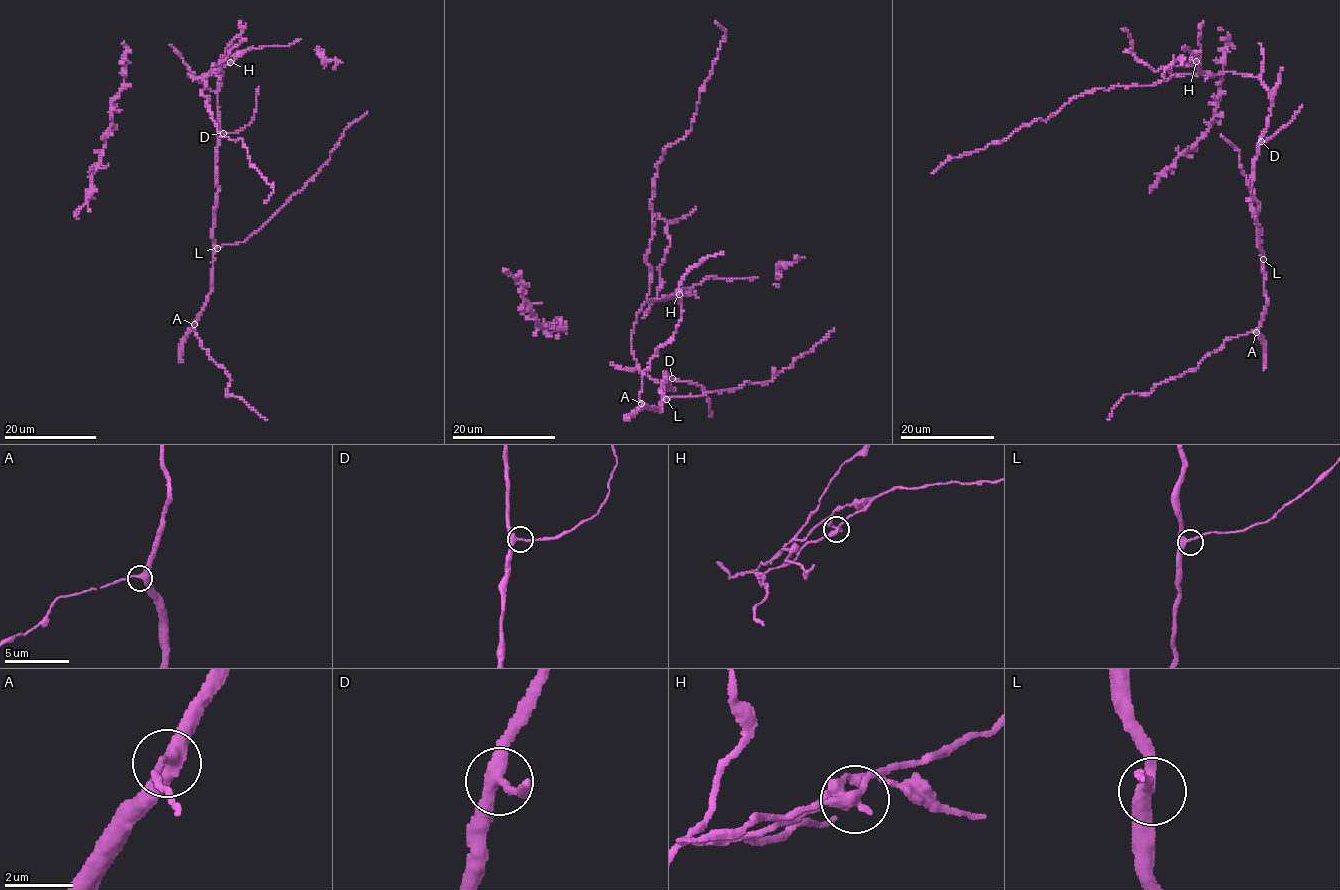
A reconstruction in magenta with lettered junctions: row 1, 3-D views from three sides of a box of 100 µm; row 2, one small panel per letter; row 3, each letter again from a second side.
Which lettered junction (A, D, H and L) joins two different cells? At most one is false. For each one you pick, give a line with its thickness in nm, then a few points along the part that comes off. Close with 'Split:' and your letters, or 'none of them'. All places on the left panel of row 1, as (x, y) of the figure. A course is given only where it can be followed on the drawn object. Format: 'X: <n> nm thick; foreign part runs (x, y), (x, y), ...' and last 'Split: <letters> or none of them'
H: 280 nm thick; foreign part runs (230, 62), (224, 60), (209, 71), (215, 69), (213, 74), (219, 79), (220, 64), (247, 39)
Split: H

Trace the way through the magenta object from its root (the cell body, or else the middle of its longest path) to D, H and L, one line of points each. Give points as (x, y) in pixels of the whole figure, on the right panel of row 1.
D: (1269, 115), (1261, 141)
H: (1269, 115), (1269, 92), (1257, 76), (1231, 72), (1200, 74), (1195, 61)
L: (1269, 115), (1254, 162), (1252, 185), (1252, 212), (1263, 259)

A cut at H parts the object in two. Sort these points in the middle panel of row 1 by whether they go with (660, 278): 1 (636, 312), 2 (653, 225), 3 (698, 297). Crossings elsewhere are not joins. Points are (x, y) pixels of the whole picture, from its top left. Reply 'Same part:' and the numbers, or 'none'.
Same part: 3

